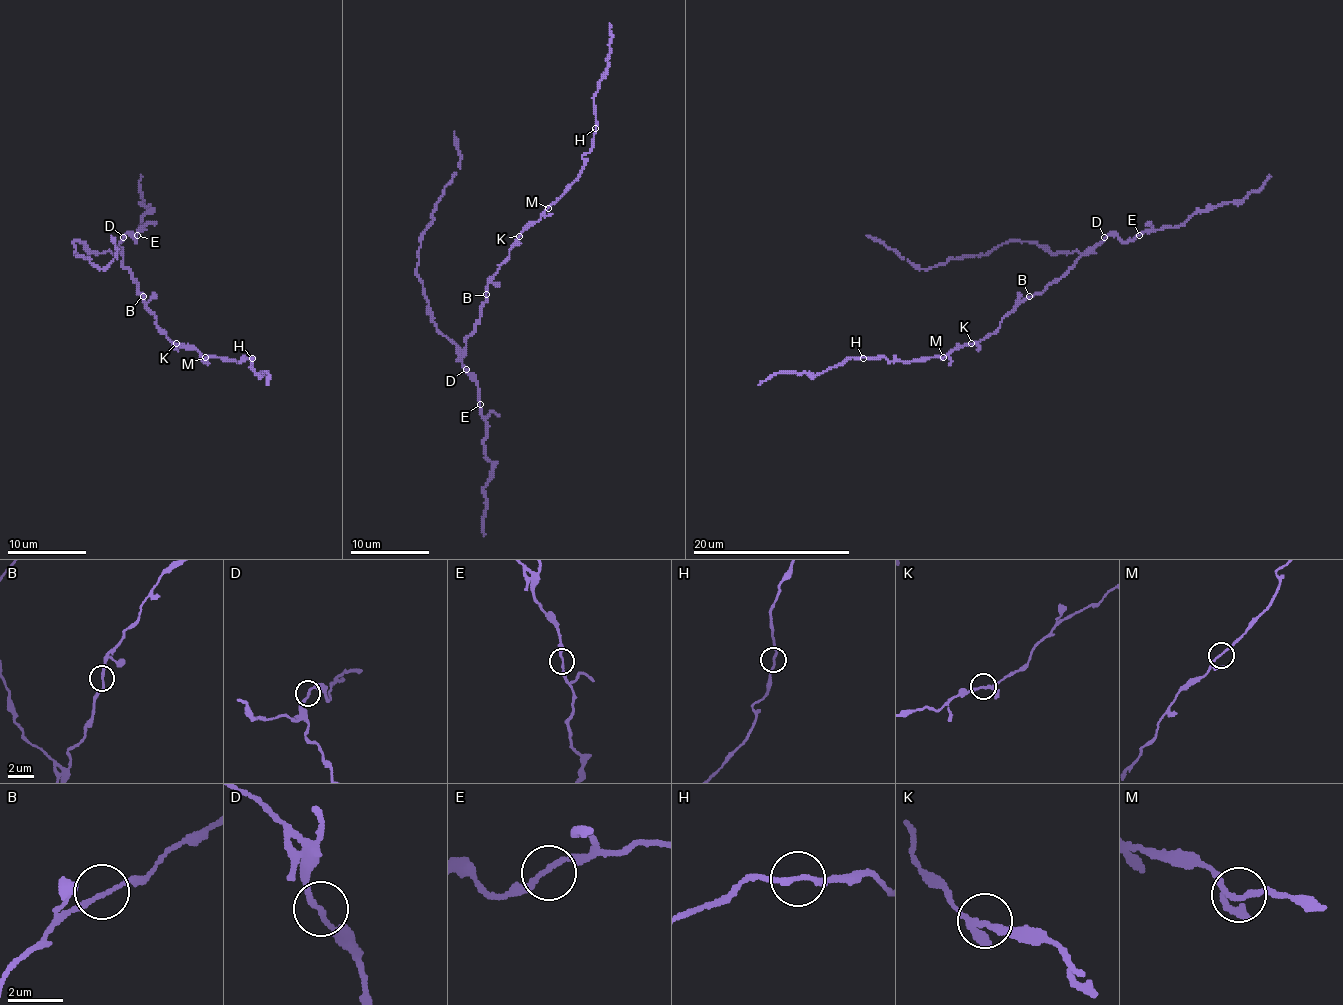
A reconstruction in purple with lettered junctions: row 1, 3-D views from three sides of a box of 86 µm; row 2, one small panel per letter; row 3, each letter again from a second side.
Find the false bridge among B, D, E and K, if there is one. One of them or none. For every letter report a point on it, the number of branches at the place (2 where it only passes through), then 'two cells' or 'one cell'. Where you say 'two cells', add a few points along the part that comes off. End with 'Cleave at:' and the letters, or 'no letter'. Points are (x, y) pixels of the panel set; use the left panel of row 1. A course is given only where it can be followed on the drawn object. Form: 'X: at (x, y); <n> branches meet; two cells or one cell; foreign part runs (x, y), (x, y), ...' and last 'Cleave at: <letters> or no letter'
B: at (143, 296); 2 branches meet; one cell
D: at (123, 237); 2 branches meet; one cell
E: at (137, 235); 2 branches meet; one cell
K: at (176, 343); 3 branches meet; one cell
Cleave at: no letter

